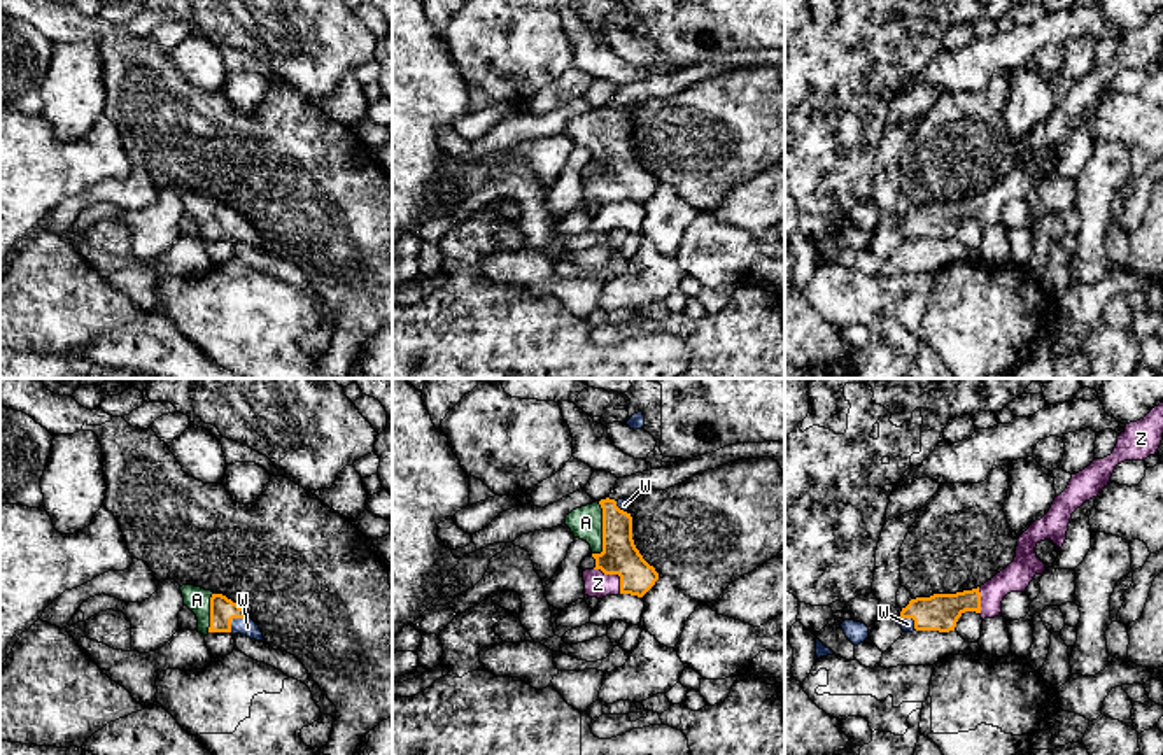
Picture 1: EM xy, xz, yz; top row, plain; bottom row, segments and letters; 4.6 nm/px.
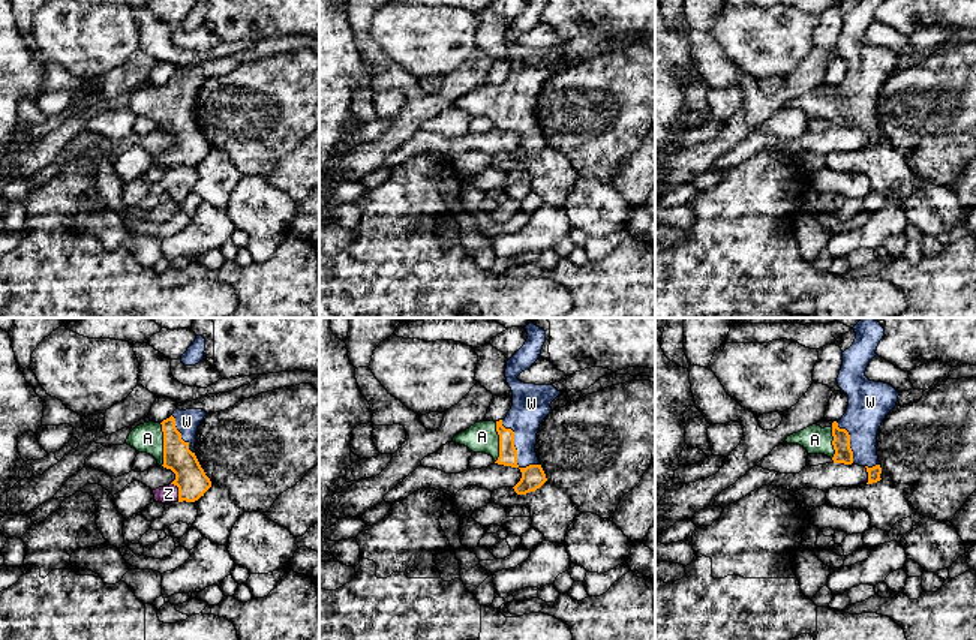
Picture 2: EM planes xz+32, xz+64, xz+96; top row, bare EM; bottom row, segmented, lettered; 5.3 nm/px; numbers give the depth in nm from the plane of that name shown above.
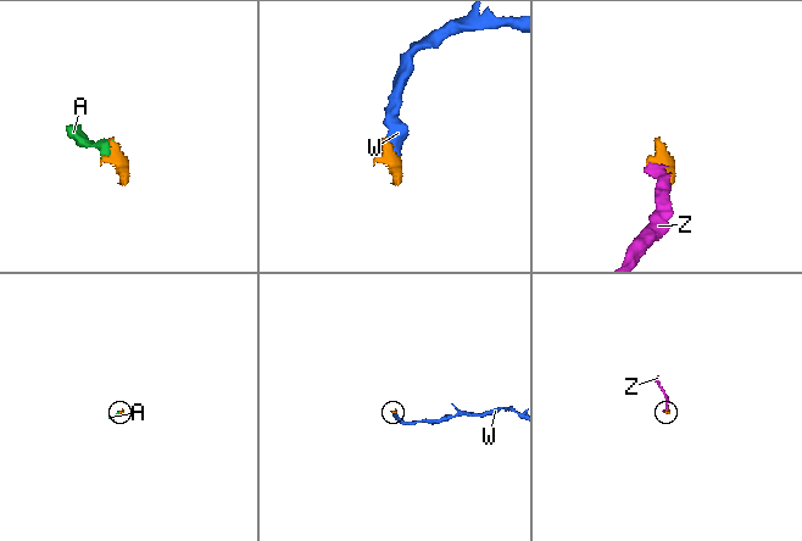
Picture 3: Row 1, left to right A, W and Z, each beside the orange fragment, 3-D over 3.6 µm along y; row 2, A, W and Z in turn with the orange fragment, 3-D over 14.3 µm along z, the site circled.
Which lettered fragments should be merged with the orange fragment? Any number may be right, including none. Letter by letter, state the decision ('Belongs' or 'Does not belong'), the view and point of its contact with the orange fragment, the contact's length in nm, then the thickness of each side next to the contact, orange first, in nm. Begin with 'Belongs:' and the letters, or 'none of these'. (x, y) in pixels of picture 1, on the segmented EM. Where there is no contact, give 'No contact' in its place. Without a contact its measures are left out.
Belongs: A, W, Z
A: Belongs. Touches orange at xz (603, 531). Shared border 260 nm. Thickness 170 nm (orange) against 150 nm
W: Belongs. Touches orange at xy (233, 617). Shared border 120 nm. Thickness 120 nm (orange) against 80 nm
Z: Belongs. Touches orange at xz (615, 573). Shared border 170 nm. Thickness 170 nm (orange) against 120 nm

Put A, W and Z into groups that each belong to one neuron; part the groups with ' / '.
A W Z

